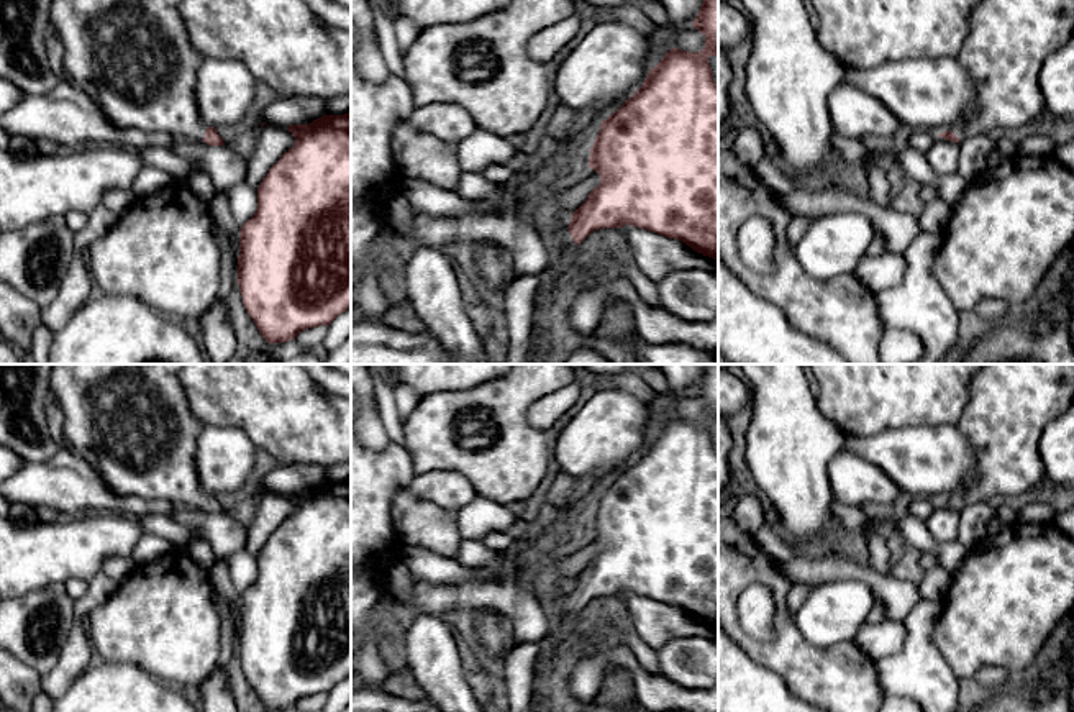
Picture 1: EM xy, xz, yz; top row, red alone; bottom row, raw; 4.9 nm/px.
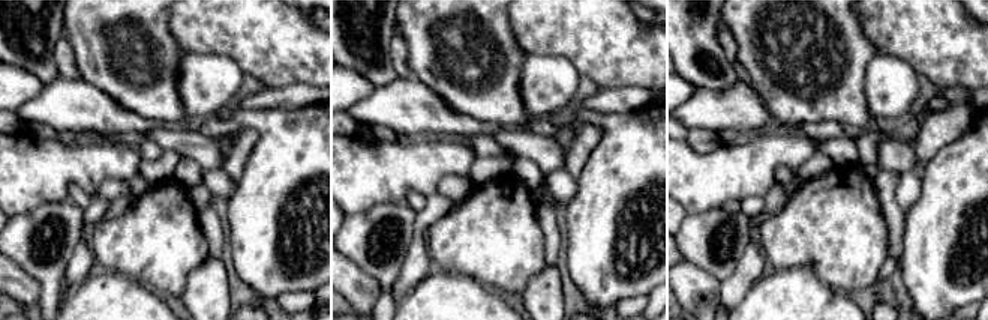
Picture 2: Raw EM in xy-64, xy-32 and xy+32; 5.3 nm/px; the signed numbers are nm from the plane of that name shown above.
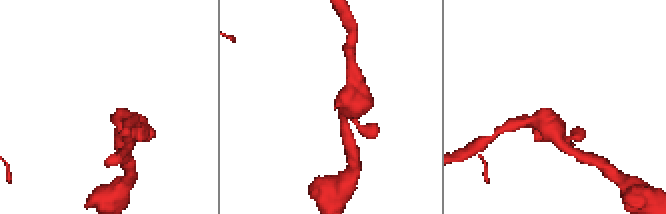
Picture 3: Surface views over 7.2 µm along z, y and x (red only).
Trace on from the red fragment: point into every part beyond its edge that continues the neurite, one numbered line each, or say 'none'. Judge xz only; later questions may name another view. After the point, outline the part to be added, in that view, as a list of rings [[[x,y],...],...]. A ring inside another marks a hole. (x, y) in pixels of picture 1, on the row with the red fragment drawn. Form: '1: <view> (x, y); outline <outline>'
1: xz (559, 238); outline [[[567,228],[541,230],[539,233],[549,244],[554,254],[554,262],[564,253],[566,248],[574,244],[574,240]]]

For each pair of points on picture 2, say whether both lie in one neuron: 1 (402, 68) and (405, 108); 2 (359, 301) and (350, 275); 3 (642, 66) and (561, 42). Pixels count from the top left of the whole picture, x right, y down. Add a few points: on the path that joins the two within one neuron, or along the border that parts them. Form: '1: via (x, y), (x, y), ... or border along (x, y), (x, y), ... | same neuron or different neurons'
1: border along (399, 75), (413, 77) | different neurons
2: via (359, 295), (359, 289), (351, 281) | same neuron
3: via (622, 50), (613, 48), (607, 42), (580, 42) | same neuron

